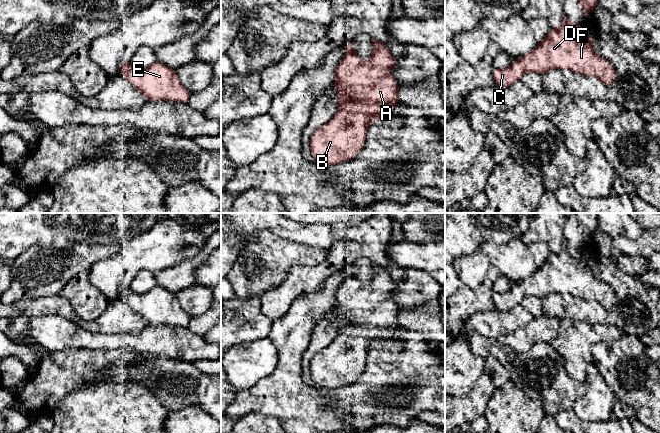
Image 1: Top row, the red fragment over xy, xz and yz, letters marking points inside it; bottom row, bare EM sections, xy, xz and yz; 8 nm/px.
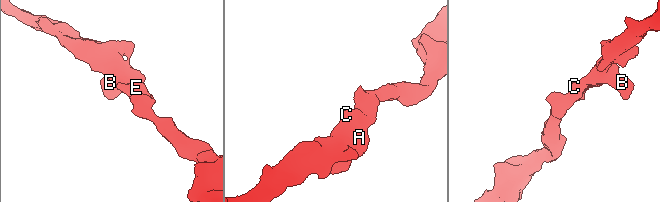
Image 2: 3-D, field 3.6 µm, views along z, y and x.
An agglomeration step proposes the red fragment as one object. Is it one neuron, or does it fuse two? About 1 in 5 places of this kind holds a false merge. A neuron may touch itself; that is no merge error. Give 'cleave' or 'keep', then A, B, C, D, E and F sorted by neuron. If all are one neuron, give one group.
keep; groups A B C D E F

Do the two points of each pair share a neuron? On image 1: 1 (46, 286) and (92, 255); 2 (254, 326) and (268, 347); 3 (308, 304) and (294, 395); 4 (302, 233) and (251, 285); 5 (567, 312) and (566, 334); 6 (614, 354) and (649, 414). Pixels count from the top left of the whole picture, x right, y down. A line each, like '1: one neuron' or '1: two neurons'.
1: one neuron
2: two neurons
3: one neuron
4: two neurons
5: two neurons
6: one neuron

